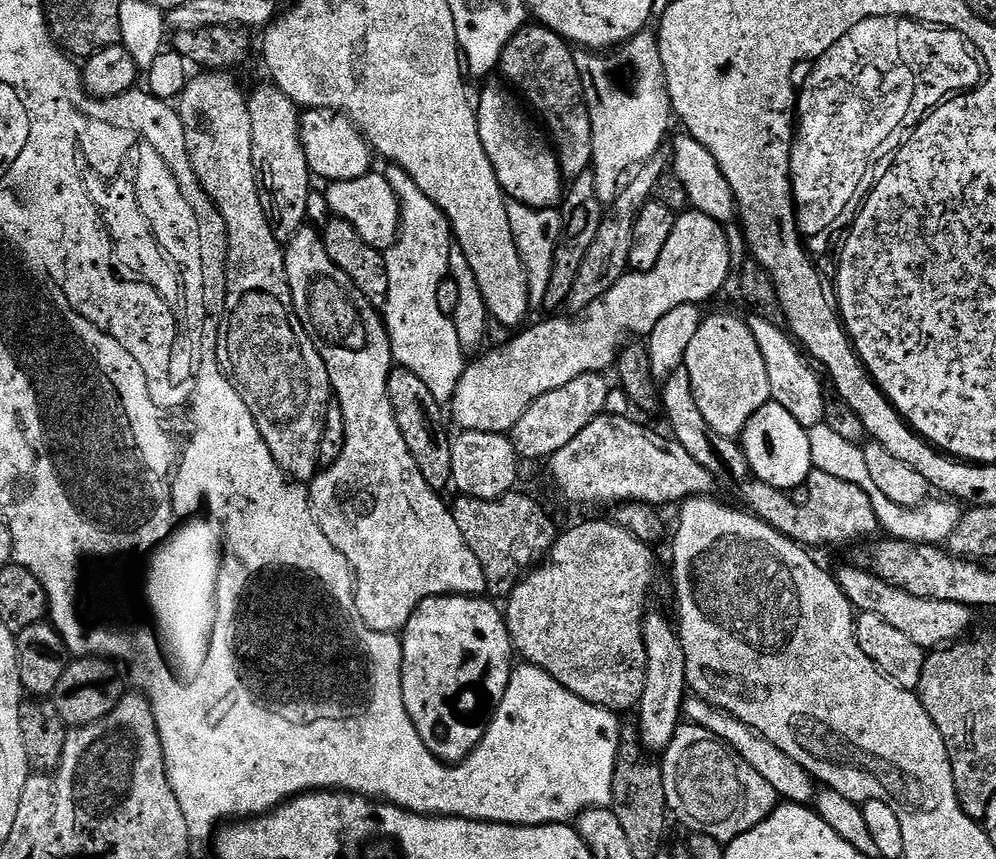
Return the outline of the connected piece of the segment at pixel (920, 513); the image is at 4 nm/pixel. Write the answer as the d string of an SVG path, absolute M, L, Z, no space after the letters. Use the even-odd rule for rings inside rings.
M825 423L809 428L808 437L810 438L810 458L813 469L819 474L831 474L834 478L842 478L842 482L850 482L858 486L858 490L866 490L866 498L870 498L870 506L874 506L874 514L878 518L881 529L891 539L905 540L911 544L947 545L949 538L954 534L954 526L958 526L962 515L959 503L936 498L940 500L934 501L933 499L919 508L898 506L898 502L890 502L890 498L886 498L886 494L882 494L882 490L878 490L877 484L870 479L861 445L846 442L846 438L841 438Z

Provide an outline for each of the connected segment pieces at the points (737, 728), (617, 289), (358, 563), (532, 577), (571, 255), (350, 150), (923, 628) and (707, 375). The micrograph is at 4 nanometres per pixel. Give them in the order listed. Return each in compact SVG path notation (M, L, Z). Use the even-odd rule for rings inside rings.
M699 698L685 699L682 716L688 724L696 724L700 728L705 728L721 745L729 744L737 752L735 755L739 759L750 762L750 766L754 766L754 770L758 770L758 774L762 774L762 778L766 778L766 782L770 782L770 786L774 786L776 795L781 801L807 805L811 805L815 801L818 791L817 781L813 780L806 769L798 766L798 762L794 762L794 758L782 754L782 750L778 750L778 746L774 746L774 742L762 738L762 734L758 734L758 730L746 726L746 722L734 718L726 710L715 708L714 705L707 704L705 700Z
M685 210L677 215L674 230L666 247L662 249L662 258L658 258L658 266L645 272L629 271L619 280L601 300L595 302L585 312L573 315L573 320L567 320L564 314L556 314L553 320L544 320L533 328L525 327L525 332L517 331L509 344L496 348L485 354L481 360L467 365L458 382L458 390L454 390L454 398L450 405L450 416L456 419L457 429L469 432L511 433L512 427L526 414L526 410L542 394L550 394L550 390L558 390L574 378L587 372L607 373L615 365L616 356L624 347L629 337L644 338L658 326L659 320L670 314L674 306L683 304L707 305L711 296L716 296L724 288L728 275L733 275L734 257L728 246L728 234L725 225L714 218L695 210Z
M311 226L300 228L292 240L287 241L284 250L286 278L290 286L292 301L302 326L310 334L326 370L330 374L335 403L339 404L346 422L346 446L338 462L317 471L315 478L307 485L308 501L316 519L316 525L330 538L330 542L348 560L356 582L356 605L362 622L370 630L399 633L410 622L412 611L426 598L435 596L484 596L488 583L482 574L474 550L466 546L458 522L454 522L444 496L435 492L422 478L418 462L406 450L406 438L394 422L394 410L390 410L390 398L386 382L390 378L394 361L392 343L384 317L330 262L326 254L324 237Z
M611 519L608 520L584 520L581 524L566 529L565 532L563 529L557 535L556 543L553 544L552 551L548 553L546 559L535 565L517 584L511 596L507 597L506 619L508 633L512 636L513 649L518 653L521 661L535 664L542 671L548 672L550 678L554 678L563 688L570 690L570 694L613 714L625 714L624 712L630 711L631 708L633 711L639 705L644 693L644 667L648 661L644 649L644 614L649 607L648 587L651 586L652 578L656 574L656 560L652 557L653 549L649 545L641 542L634 534L630 534L627 528Z
M591 170L583 172L567 185L559 214L561 236L557 249L554 250L553 270L550 271L550 282L542 303L544 308L556 308L552 310L560 310L567 305L570 286L574 286L574 278L578 278L578 266L582 266L586 250L590 250L594 238L598 238L598 226L606 215L605 205L601 204L598 198L598 186L594 184L594 174Z
M309 108L300 113L300 137L302 146L306 150L306 162L308 169L312 171L313 177L324 179L324 182L346 182L350 178L362 178L373 171L374 153L360 133L359 128L344 115L343 112L336 112L332 108Z
M844 568L840 573L835 573L834 579L857 613L878 614L878 618L890 622L890 626L895 626L901 634L918 642L922 649L939 650L969 635L968 627L972 624L974 612L965 604L915 596L904 588L895 588L882 582L882 578L878 578L871 570L863 572L860 568Z
M732 312L705 315L698 334L686 346L682 367L690 374L694 402L698 402L702 418L706 418L706 426L727 440L743 437L746 422L772 400L766 358L762 358L762 350L758 350L758 342L754 342L754 334L743 315L735 316Z

